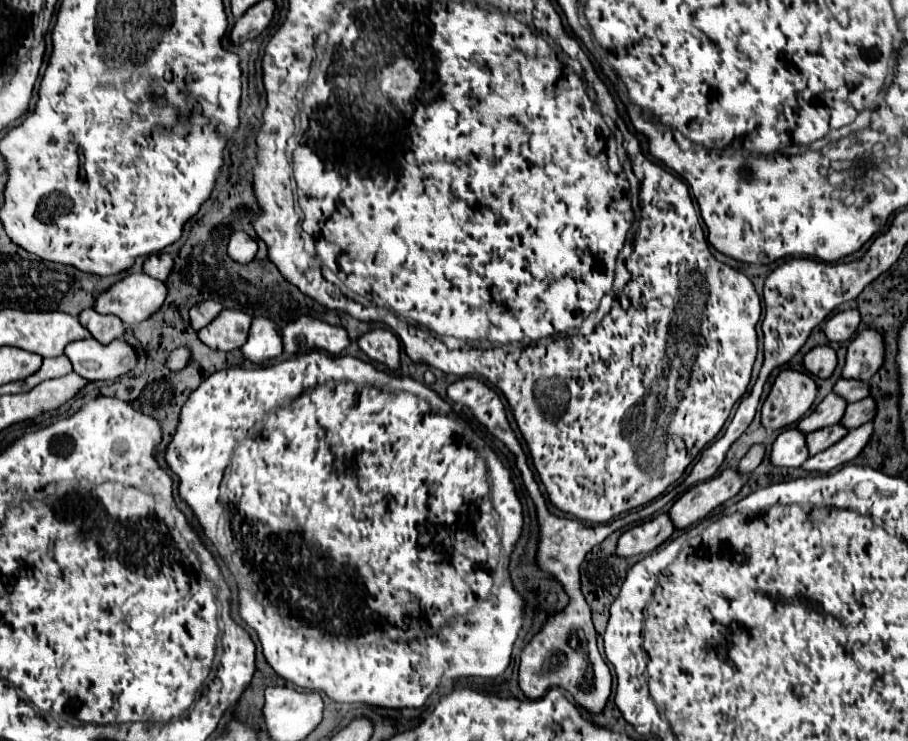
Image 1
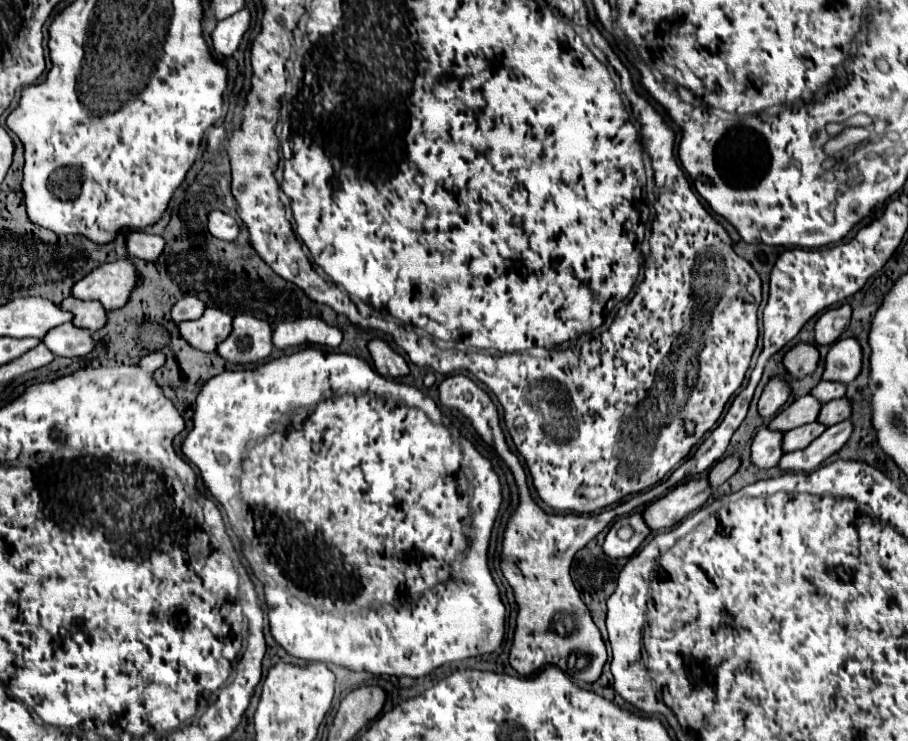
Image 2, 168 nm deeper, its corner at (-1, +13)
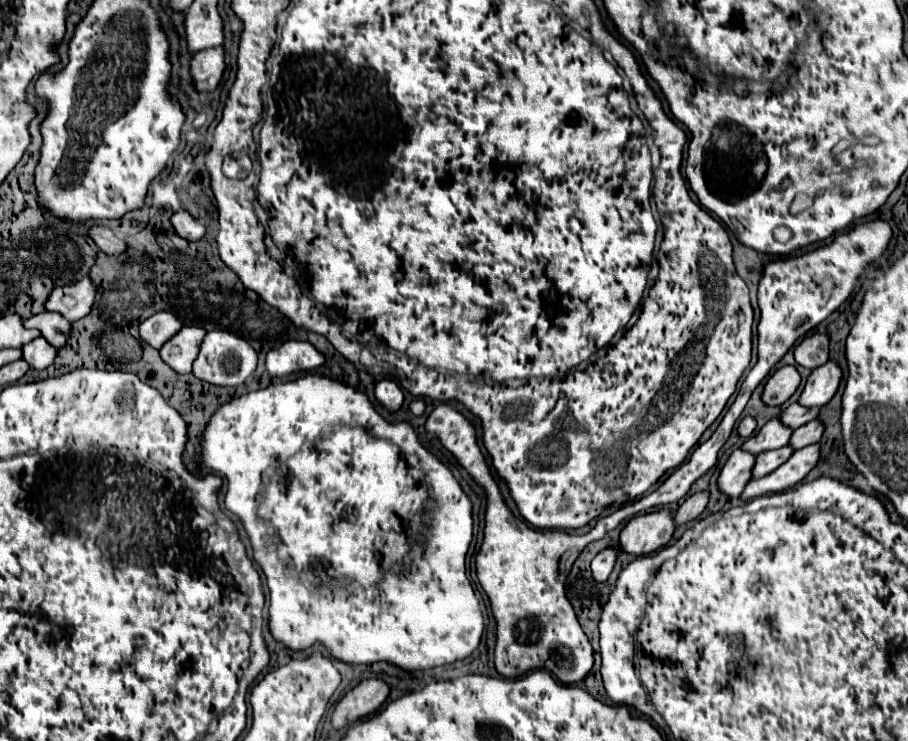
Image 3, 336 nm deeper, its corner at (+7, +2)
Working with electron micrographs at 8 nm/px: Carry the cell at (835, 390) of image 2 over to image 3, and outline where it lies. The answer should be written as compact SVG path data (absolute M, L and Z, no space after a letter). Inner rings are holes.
M792 403L784 413L780 415L780 421L792 429L798 429L800 425L816 419L820 413L818 407L800 407L800 403Z

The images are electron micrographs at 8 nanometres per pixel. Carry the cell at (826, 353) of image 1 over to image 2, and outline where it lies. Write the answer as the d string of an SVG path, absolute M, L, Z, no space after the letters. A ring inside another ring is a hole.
M796 344L784 354L784 368L792 380L800 380L816 370L818 358L814 344Z

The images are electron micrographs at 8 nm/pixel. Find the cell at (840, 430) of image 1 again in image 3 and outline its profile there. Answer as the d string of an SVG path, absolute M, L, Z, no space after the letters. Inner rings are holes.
M784 445L780 449L774 449L774 451L764 451L760 455L756 455L756 465L752 469L752 475L754 479L760 479L768 473L772 473L774 469L778 469L784 461L788 461L792 457L794 449L790 445Z

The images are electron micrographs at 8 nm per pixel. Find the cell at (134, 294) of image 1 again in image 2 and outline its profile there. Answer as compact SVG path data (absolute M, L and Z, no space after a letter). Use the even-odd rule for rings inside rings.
M122 258L110 264L102 264L92 270L84 280L72 286L72 296L78 300L94 300L100 302L106 310L122 308L124 300L128 300L128 292L136 282L136 268L132 262Z

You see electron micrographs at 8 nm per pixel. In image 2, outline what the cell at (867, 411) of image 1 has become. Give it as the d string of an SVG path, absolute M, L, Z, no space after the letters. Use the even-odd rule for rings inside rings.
M846 398L832 400L832 402L828 402L828 404L824 404L820 408L820 414L818 414L816 422L824 424L824 426L834 426L834 424L838 424L842 420L848 420L850 410L852 410L852 406L850 406L850 402Z

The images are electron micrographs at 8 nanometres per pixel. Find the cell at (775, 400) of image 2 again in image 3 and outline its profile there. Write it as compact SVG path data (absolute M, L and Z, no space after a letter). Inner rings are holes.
M744 417L738 425L738 433L740 433L742 439L748 439L754 433L754 429L756 429L756 419L754 417Z

